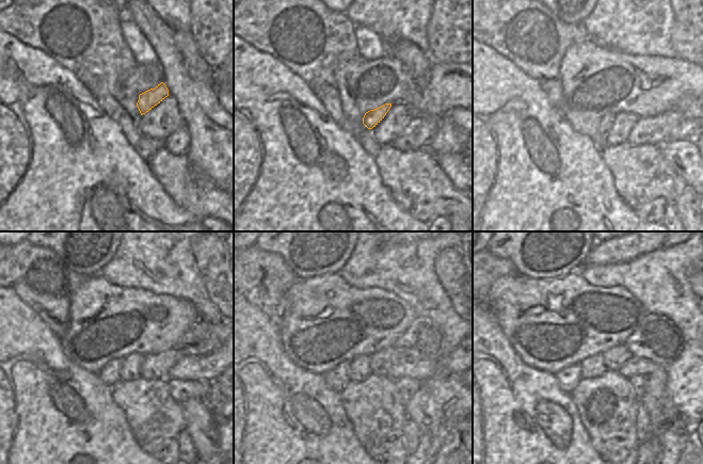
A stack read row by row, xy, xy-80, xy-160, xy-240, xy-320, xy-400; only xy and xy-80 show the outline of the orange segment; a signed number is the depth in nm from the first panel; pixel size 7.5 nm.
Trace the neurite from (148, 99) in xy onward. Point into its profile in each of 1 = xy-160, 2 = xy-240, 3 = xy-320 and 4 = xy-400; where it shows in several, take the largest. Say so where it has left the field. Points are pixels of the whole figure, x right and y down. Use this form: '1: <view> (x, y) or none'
1: xy-160 (606, 122)
2: xy-240 (109, 374)
3: xy-320 (336, 379)
4: xy-400 (568, 379)

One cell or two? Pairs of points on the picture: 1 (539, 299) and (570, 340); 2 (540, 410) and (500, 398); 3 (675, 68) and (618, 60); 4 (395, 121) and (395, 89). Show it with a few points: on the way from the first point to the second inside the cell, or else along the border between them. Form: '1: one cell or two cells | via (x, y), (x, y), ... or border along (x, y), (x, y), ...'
1: one cell | via (539, 309), (559, 330)
2: one cell | via (530, 410), (512, 410), (510, 408)
3: one cell | via (661, 68), (644, 68), (632, 62)
4: two cells | border along (405, 104), (392, 105)

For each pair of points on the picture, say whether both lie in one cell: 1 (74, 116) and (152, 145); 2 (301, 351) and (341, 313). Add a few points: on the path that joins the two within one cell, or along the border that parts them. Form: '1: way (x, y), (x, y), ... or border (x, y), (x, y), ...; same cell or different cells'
1: border (133, 148), (145, 160); different cells
2: way (313, 338), (315, 336), (315, 324), (329, 316); same cell

